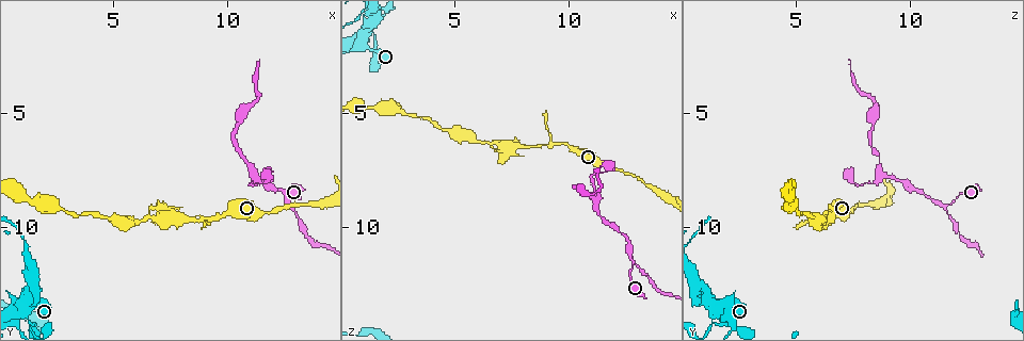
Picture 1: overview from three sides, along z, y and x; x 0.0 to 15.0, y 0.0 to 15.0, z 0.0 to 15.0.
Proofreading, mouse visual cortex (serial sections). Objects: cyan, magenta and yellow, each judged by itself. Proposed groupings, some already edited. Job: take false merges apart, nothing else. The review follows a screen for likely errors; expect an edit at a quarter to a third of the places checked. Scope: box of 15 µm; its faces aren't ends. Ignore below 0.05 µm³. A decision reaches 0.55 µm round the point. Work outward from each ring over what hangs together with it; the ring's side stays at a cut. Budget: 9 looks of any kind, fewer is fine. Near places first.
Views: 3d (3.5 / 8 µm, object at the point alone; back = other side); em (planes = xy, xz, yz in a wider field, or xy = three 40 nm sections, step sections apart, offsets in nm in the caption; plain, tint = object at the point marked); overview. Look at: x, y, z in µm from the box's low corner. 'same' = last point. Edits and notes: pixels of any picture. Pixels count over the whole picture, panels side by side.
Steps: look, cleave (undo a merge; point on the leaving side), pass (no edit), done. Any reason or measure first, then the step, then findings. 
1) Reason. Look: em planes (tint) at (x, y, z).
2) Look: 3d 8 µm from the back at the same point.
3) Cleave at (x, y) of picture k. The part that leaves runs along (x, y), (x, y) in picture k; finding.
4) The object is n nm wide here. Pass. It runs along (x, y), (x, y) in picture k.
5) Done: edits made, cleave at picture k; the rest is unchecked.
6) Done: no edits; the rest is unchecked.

Three-way junction. Look: 3d 3.5 µm at (1.3, 14.3, 1.5).

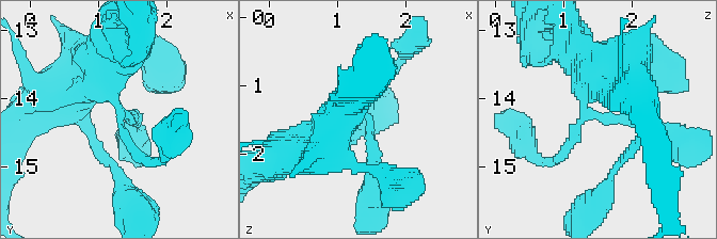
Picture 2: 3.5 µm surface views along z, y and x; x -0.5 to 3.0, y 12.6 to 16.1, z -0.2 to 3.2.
Now the EM. Look: em planes (tint) at (1.45, 14.20, 1.45).

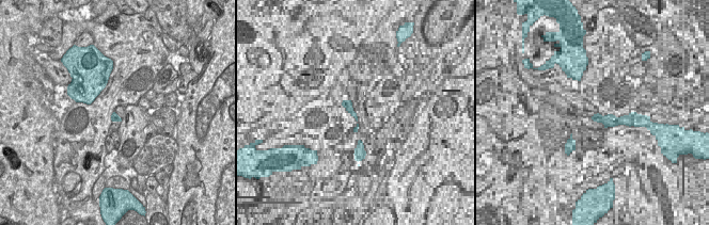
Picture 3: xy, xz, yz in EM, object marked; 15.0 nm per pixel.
3 arms meet here. Pass. It runs along (598, 62), (584, 108), (659, 131) in picture 2; all the same cell.

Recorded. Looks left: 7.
Three arms meet. Look: 3d 3.5 µm at (12.8, 9.0, 11.6).

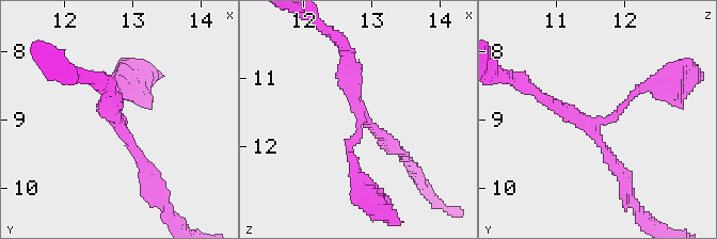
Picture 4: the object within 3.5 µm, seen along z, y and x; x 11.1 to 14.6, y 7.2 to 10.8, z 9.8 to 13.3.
3 arms meet here; the arms are 150, 150, 200 nm wide. Look: em xy step 3 (tint) at (12.85, 9.05, 11.55).

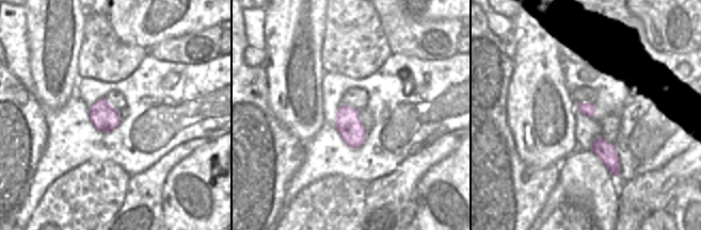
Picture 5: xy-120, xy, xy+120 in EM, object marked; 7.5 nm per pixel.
The object is 190 nm wide here. Pass. It runs along (354, 166), (348, 142), (361, 115), (348, 60) in picture 4; one cell here.

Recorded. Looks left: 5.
Look: 3d 3.5 µm from the back at (10.6, 7.0, 8.6).

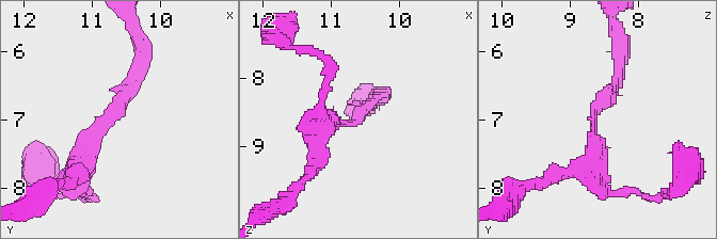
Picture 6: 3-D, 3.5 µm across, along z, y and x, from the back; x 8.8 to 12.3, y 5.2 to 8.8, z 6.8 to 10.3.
The arms are 150, 300 nm wide. Pass. One cell here.

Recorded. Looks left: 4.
Calibre changes. Look: 3d 3.5 µm at (10.8, 4.8, 8.6).

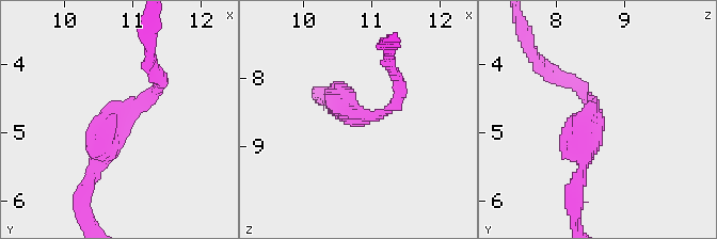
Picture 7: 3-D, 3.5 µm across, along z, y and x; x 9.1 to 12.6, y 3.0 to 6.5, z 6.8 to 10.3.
The arms are 200, 200 nm wide. Look: em planes (tint) at (10.80, 4.75, 8.55).

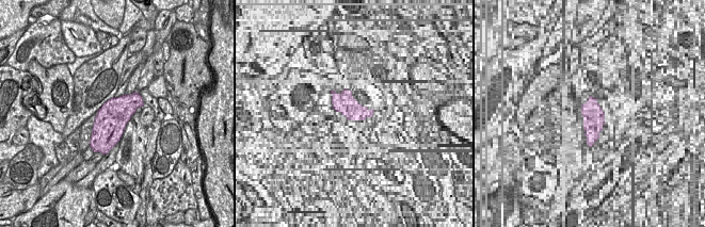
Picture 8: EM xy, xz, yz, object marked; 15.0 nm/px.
Look: em xy step 1 (tint) at the same point.

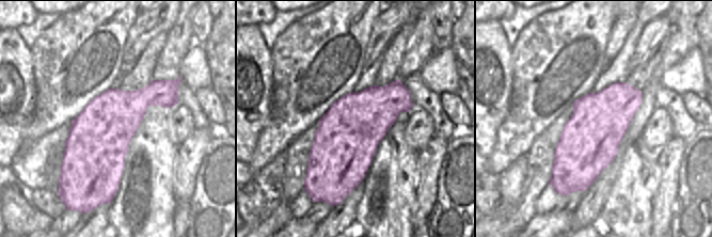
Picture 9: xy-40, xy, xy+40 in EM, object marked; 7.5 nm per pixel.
Pass. It runs along (91, 176), (117, 117), (160, 78) in picture 7; continuous, no second cell.

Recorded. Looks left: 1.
Done: no edits; the rest is unchecked.

